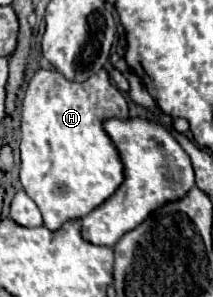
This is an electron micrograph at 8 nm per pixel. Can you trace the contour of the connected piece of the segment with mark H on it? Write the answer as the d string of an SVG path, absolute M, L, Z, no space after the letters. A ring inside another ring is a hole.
M37 69L31 77L23 105L21 105L21 167L19 179L25 193L35 201L43 215L43 223L47 229L55 231L69 219L81 219L95 207L99 207L105 199L109 199L115 189L123 183L123 163L115 145L107 133L103 133L101 121L105 117L117 115L119 119L127 119L127 101L121 91L113 85L109 73L101 69L95 77L89 77L85 83L67 81L59 71Z

